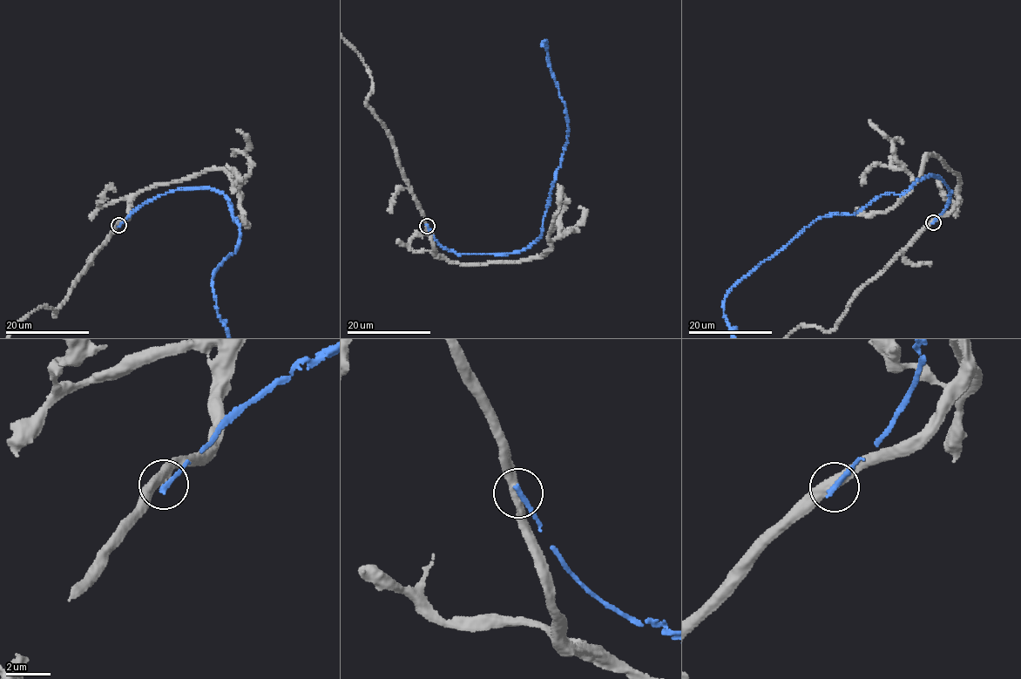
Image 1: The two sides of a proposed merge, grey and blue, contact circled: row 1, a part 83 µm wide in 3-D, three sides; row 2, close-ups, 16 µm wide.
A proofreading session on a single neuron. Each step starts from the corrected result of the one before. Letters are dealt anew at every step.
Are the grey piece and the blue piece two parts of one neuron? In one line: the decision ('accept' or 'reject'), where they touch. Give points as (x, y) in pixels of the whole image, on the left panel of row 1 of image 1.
reject; place (118, 225)

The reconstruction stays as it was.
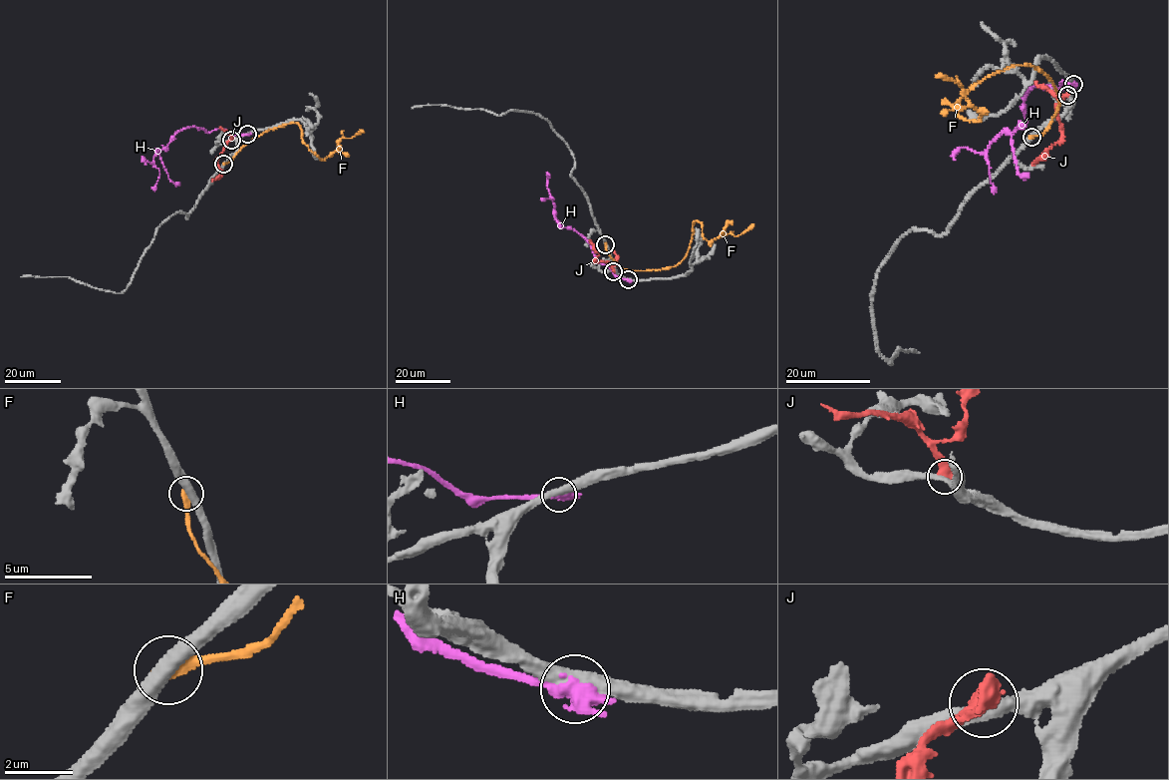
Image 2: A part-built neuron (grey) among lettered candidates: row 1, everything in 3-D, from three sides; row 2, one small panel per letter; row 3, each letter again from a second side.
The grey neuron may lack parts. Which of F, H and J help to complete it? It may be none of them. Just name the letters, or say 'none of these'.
none of these

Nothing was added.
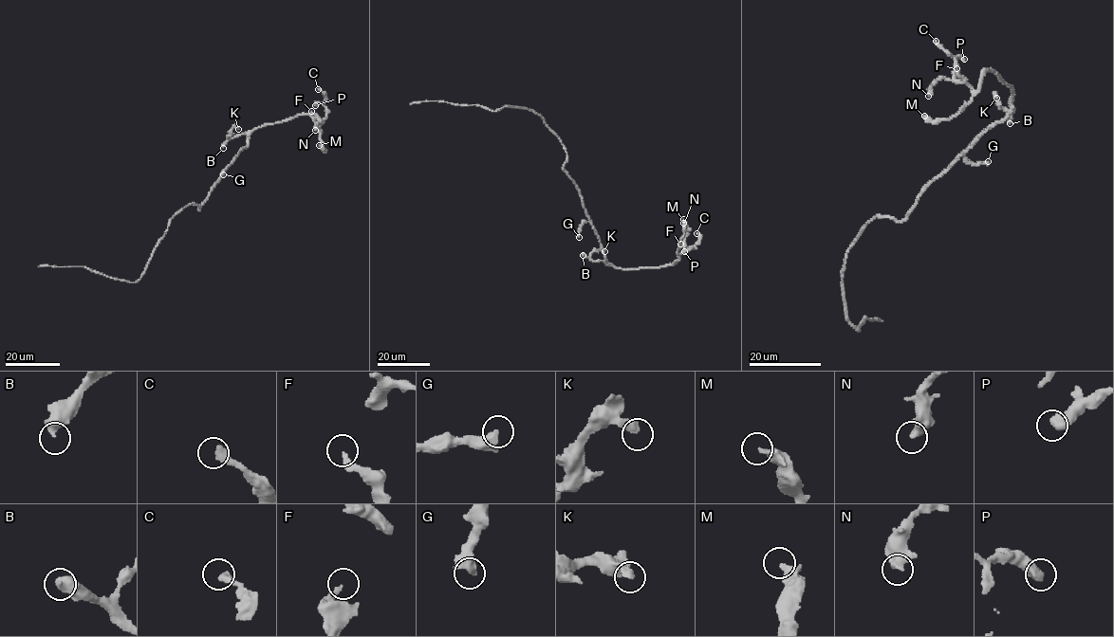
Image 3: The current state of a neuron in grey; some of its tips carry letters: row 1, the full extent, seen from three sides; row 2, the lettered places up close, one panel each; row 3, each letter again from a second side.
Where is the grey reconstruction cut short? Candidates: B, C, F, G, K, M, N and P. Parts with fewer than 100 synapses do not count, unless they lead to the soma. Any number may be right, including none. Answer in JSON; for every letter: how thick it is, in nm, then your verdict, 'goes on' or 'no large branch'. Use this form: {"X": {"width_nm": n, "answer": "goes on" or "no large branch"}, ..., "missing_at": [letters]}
{"B": {"width_nm": 480, "answer": "goes on"}, "C": {"width_nm": 360, "answer": "no large branch"}, "F": {"width_nm": 240, "answer": "no large branch"}, "G": {"width_nm": 500, "answer": "no large branch"}, "K": {"width_nm": 280, "answer": "no large branch"}, "M": {"width_nm": 340, "answer": "no large branch"}, "N": {"width_nm": 550, "answer": "no large branch"}, "P": {"width_nm": 550, "answer": "no large branch"}, "missing_at": ["B"]}

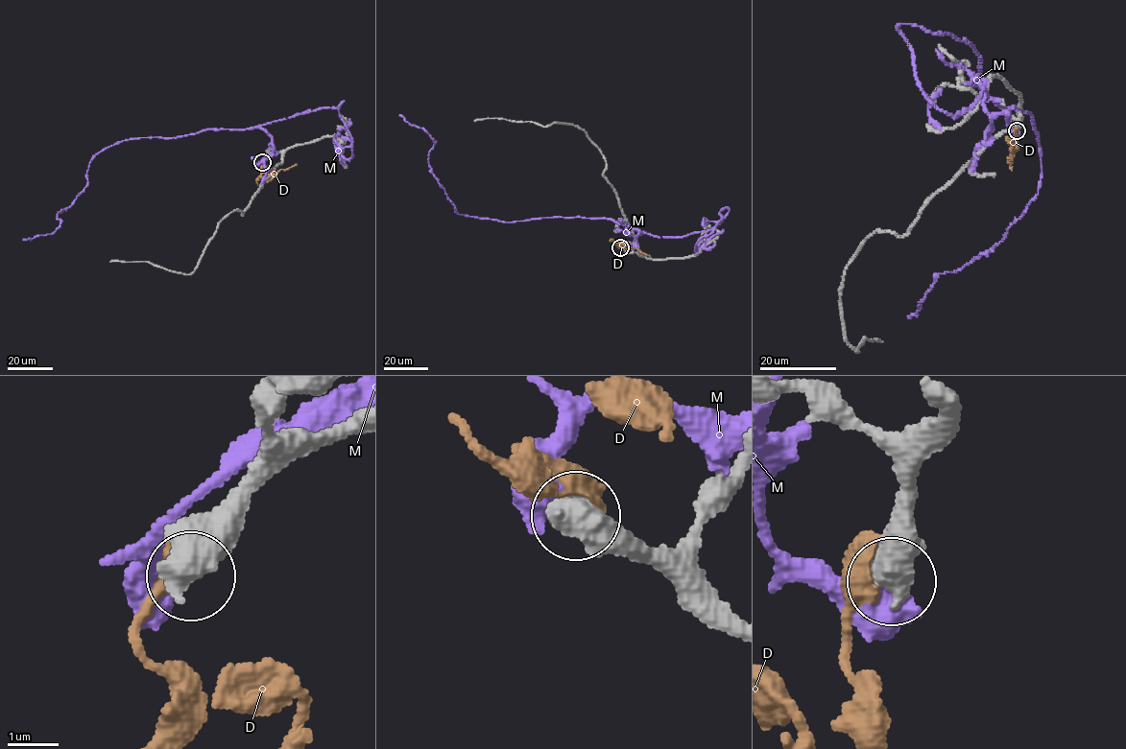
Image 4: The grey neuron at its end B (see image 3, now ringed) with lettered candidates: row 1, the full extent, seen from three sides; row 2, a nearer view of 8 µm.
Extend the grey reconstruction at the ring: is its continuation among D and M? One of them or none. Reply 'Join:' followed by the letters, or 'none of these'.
Join: none of these

